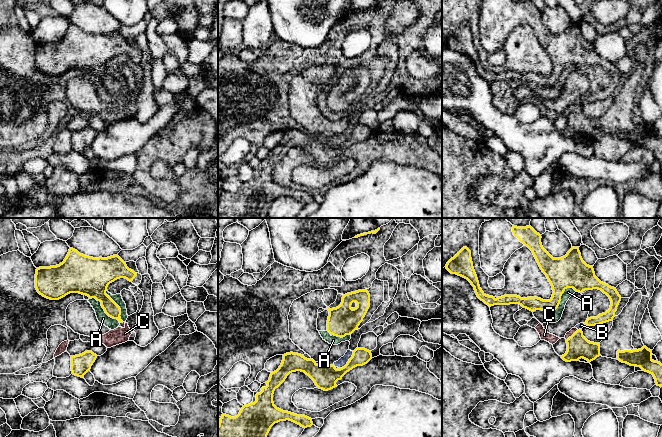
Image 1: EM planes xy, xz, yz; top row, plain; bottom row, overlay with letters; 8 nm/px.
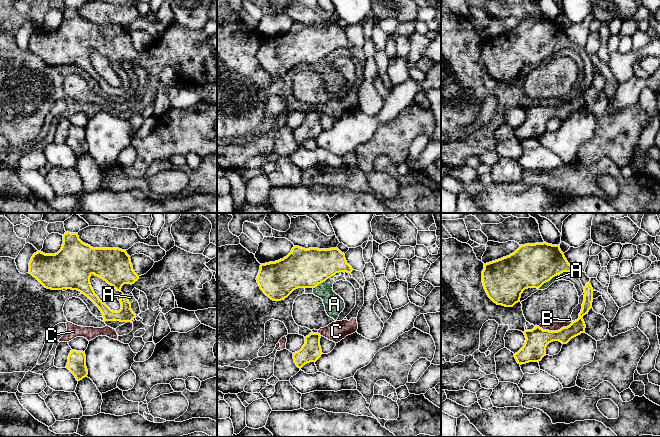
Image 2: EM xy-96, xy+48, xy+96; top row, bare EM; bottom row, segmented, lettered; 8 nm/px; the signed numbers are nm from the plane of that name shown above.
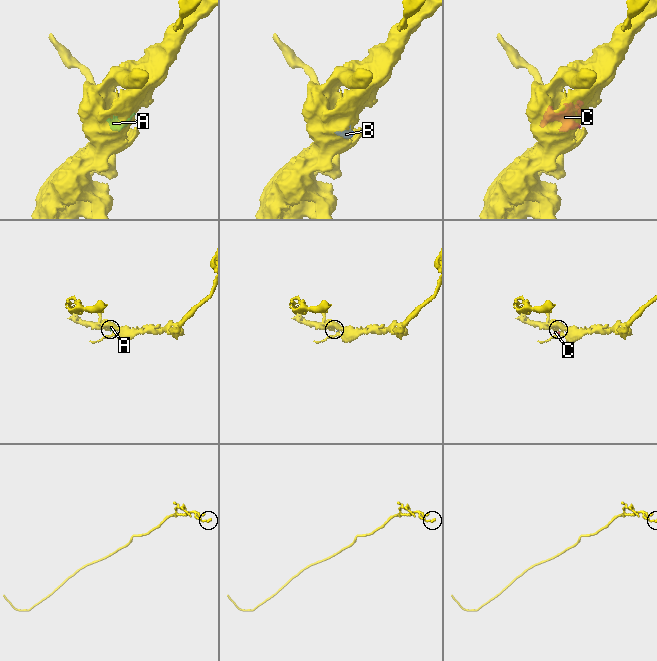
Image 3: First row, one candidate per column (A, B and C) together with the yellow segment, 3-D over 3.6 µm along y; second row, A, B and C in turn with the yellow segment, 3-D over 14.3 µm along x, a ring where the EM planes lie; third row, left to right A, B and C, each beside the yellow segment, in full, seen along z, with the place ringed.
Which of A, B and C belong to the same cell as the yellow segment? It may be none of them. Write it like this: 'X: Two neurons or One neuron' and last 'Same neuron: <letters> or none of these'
A: Two neurons
B: Two neurons
C: Two neurons
Same neuron: none of these

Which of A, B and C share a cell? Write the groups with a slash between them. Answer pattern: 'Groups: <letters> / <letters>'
Groups: A B C

